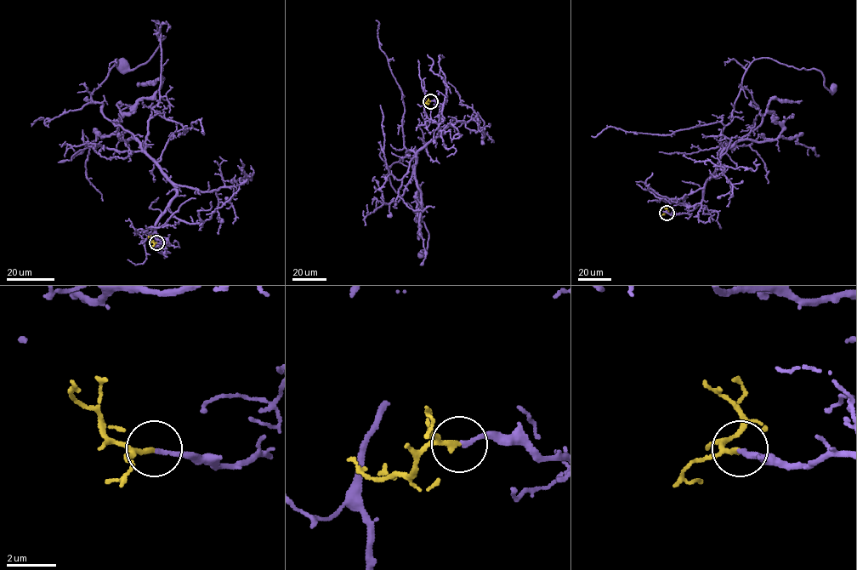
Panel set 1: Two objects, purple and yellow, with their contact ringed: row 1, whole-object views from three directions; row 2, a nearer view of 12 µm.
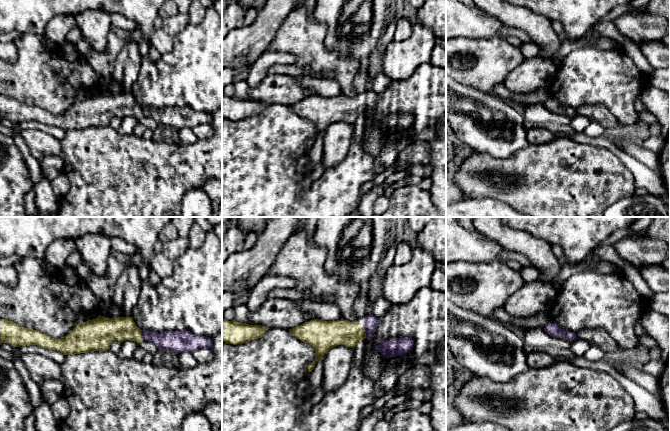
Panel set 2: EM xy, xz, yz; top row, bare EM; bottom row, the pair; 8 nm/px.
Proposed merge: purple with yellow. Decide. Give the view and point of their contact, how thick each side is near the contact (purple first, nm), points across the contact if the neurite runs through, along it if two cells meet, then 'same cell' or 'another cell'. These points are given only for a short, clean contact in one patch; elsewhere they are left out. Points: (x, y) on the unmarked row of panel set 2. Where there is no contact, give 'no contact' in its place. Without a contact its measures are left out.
xz (365, 106) | 120/200 nm | across xz (370, 98), (365, 106), (360, 108), (341, 108) | same cell

